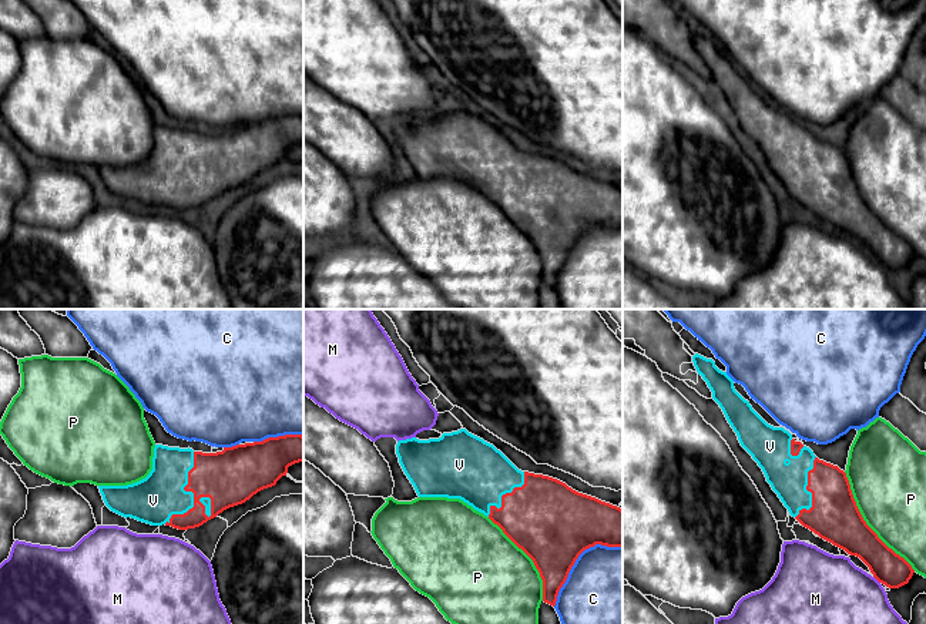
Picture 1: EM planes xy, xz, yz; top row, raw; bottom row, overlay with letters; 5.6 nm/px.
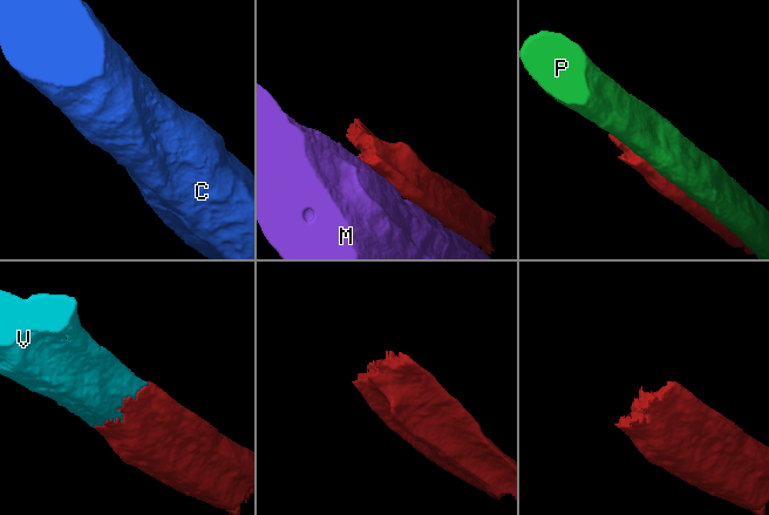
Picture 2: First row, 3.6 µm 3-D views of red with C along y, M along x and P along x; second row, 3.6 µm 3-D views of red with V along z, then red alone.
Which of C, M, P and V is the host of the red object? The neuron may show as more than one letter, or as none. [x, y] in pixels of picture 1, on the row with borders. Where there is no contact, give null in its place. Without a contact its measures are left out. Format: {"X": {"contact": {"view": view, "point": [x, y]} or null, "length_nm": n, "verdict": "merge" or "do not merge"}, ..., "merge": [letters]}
{"C": {"contact": {"view": "xz", "point": [576, 559]}, "length_nm": 500, "verdict": "do not merge"}, "M": {"contact": {"view": "yz", "point": [876, 579]}, "length_nm": 60, "verdict": "do not merge"}, "P": {"contact": {"view": "yz", "point": [865, 523]}, "length_nm": 700, "verdict": "do not merge"}, "V": {"contact": {"view": "xy", "point": [191, 490]}, "length_nm": 440, "verdict": "merge"}, "merge": ["V"]}

